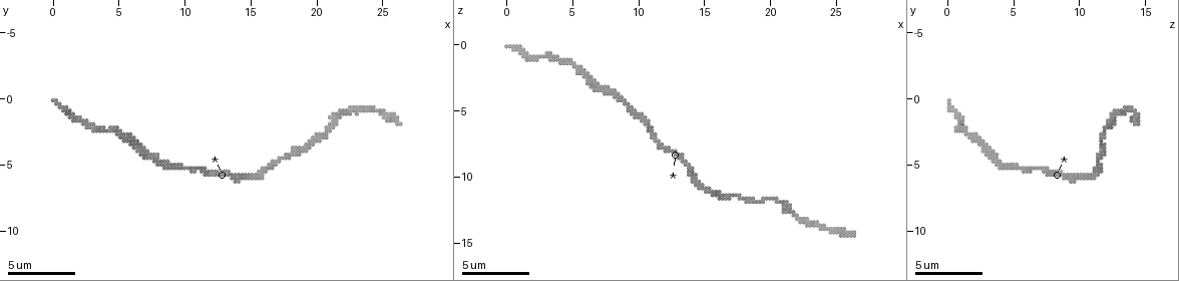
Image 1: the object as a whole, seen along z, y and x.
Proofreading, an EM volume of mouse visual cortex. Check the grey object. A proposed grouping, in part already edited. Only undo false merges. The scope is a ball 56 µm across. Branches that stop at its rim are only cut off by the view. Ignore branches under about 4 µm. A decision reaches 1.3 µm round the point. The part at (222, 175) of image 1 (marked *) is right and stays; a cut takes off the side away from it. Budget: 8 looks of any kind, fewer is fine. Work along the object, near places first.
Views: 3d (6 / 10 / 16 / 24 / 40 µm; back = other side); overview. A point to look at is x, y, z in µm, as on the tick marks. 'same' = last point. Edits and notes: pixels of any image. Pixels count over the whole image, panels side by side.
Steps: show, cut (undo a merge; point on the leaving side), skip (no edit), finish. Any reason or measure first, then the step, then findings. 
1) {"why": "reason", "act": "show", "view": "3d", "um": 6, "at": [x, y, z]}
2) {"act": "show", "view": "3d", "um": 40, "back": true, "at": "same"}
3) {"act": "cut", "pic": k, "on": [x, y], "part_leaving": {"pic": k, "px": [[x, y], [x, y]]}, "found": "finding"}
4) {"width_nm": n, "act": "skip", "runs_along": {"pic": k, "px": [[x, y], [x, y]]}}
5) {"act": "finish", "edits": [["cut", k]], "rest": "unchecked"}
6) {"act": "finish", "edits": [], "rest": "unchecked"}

{"why": "calibre changes", "act": "show", "view": "3d", "um": 10, "at": [20.4, 2.6, 11.8]}

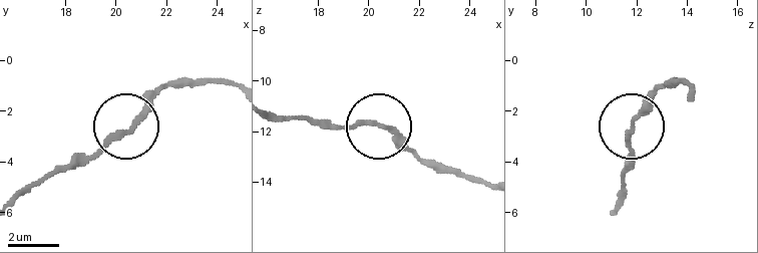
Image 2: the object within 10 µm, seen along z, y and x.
{"act": "skip", "runs_along": {"pic": 2, "px": [[271, 113], [342, 129], [368, 122], [400, 136], [430, 166]]}, "found": "all the same neuron"}

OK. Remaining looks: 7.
{"why": "a narrow waist", "act": "show", "view": "3d", "um": 6, "at": [24.2, 0.8, 14.0]}

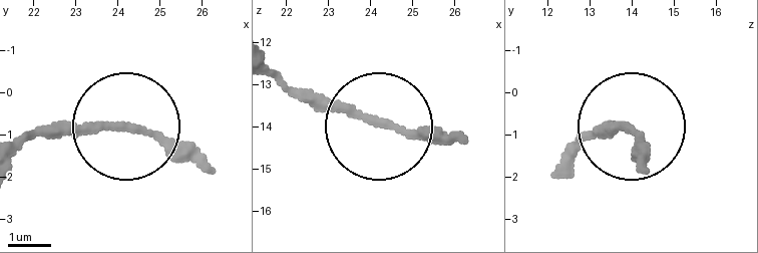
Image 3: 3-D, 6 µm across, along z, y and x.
{"act": "skip", "runs_along": {"pic": 3, "px": [[564, 163], [597, 131], [629, 131], [647, 170]]}, "found": "all the same neuron"}

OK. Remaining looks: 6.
{"act": "show", "view": "3d", "um": 10, "at": [15.8, 5.8, 11.2]}

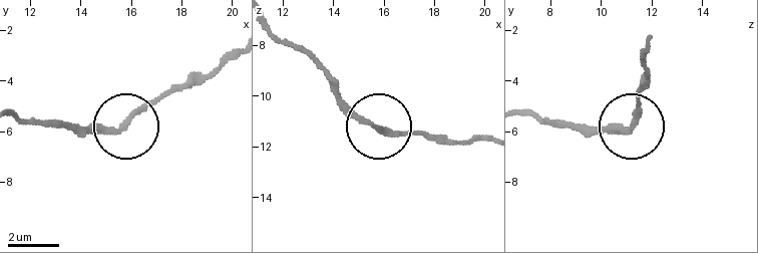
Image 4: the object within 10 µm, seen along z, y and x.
{"act": "skip", "runs_along": {"pic": 4, "px": [[52, 124], [121, 124], [170, 88]]}, "found": "one neuron here"}

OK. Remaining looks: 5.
{"why": "thick turns thin", "act": "show", "view": "3d", "um": 10, "at": [5.8, 3.0, 2.2]}

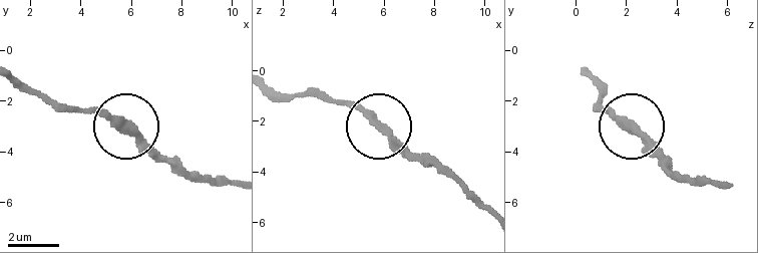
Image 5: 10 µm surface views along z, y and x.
{"width_nm": 290, "act": "skip", "runs_along": {"pic": 5, "px": [[232, 183], [200, 179], [160, 157], [128, 127], [78, 107]]}, "found": "continuous, no second neuron"}

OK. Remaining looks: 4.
{"act": "finish", "edits": [], "rest": "unchecked"}

